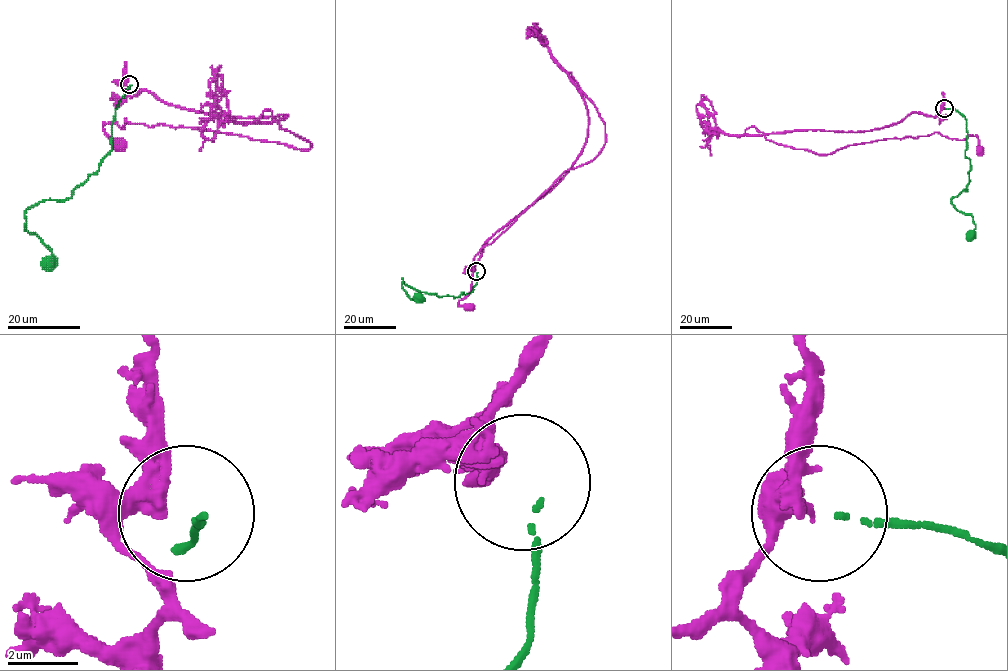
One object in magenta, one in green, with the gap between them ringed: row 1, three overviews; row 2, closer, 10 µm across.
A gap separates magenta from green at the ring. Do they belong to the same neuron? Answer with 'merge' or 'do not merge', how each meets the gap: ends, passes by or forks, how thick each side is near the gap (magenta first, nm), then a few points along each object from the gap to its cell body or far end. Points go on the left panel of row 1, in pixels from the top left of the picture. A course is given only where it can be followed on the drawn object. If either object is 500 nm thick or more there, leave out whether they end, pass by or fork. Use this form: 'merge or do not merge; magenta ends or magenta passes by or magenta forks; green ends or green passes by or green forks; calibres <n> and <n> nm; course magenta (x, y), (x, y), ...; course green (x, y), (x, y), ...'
do not merge; magenta ends; green ends; calibres 480 and 110 nm; course magenta (127, 85), (131, 96), (150, 91), (202, 113), (285, 115), (279, 126), (311, 146), (104, 123), (120, 146); course green (131, 85), (98, 170), (72, 196), (25, 213), (25, 228), (51, 251), (49, 264)

